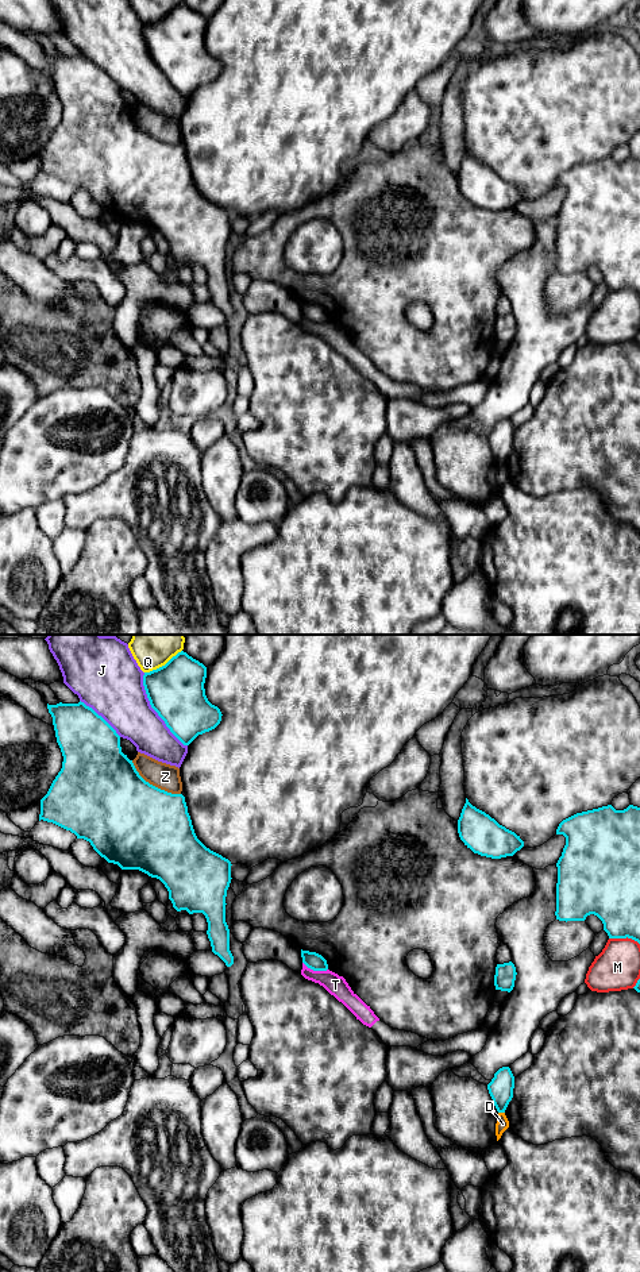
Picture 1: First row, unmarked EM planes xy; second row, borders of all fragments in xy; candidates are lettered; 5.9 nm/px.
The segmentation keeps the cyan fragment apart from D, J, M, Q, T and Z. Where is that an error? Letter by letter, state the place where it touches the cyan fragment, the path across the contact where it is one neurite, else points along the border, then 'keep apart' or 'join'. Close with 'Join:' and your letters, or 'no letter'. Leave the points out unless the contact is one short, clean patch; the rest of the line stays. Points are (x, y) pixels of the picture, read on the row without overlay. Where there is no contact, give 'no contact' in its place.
D: xy (501, 463) | keep apart
J: xy (154, 61) | keep apart
M: xy (624, 289) | keep apart
Q: xy (162, 18) | keep apart
T: xy (315, 322) | along xy (303, 313), (313, 322), (327, 322) | keep apart
Z: xy (151, 137) | keep apart
Join: no letter

